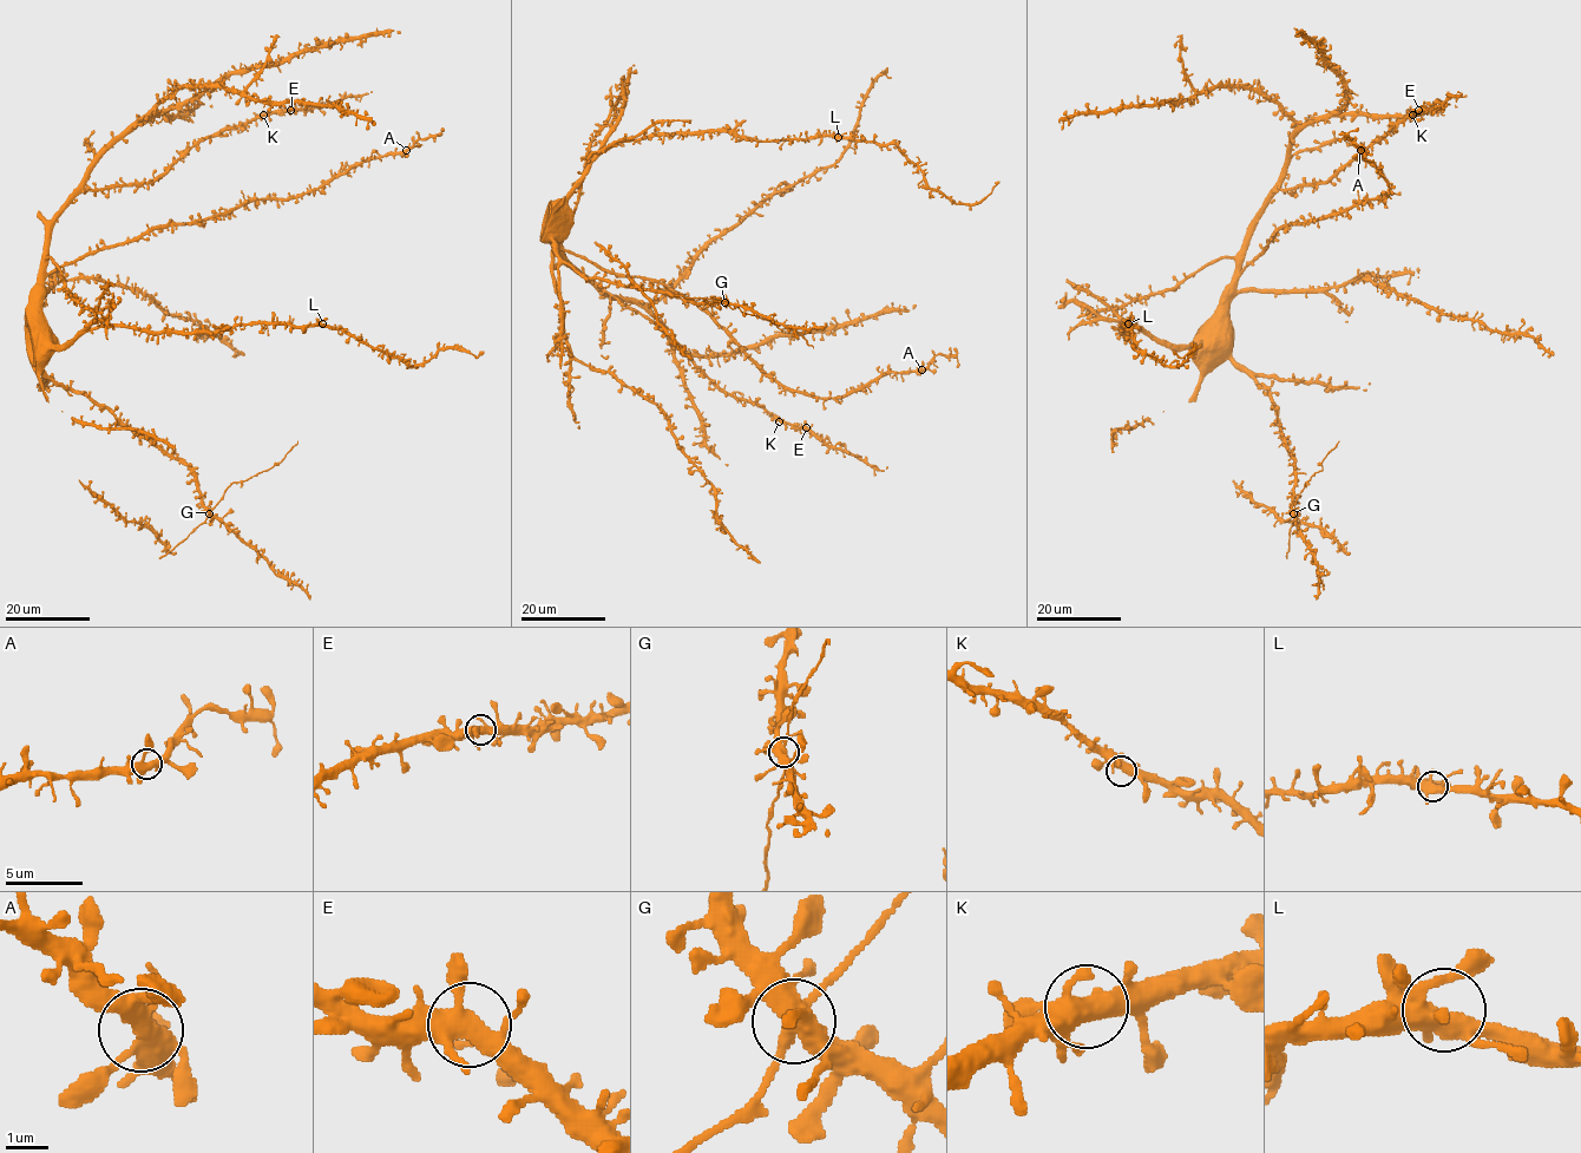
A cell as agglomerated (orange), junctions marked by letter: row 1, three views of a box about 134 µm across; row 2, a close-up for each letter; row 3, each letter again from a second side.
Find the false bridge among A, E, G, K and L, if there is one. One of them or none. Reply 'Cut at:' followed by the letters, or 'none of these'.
Cut at: none of these

